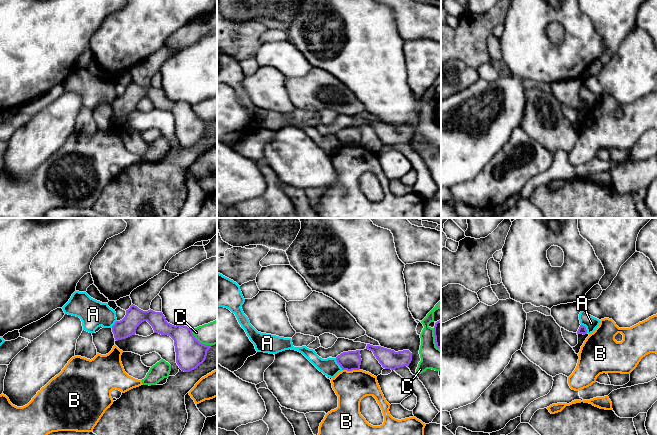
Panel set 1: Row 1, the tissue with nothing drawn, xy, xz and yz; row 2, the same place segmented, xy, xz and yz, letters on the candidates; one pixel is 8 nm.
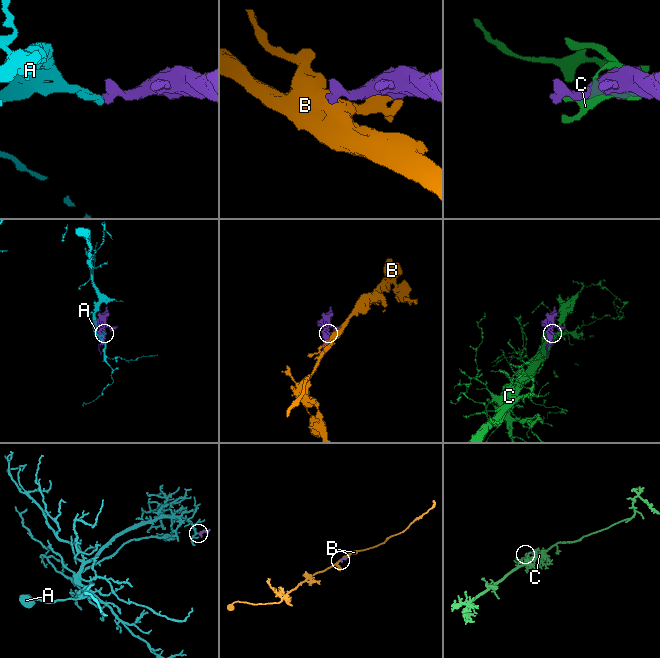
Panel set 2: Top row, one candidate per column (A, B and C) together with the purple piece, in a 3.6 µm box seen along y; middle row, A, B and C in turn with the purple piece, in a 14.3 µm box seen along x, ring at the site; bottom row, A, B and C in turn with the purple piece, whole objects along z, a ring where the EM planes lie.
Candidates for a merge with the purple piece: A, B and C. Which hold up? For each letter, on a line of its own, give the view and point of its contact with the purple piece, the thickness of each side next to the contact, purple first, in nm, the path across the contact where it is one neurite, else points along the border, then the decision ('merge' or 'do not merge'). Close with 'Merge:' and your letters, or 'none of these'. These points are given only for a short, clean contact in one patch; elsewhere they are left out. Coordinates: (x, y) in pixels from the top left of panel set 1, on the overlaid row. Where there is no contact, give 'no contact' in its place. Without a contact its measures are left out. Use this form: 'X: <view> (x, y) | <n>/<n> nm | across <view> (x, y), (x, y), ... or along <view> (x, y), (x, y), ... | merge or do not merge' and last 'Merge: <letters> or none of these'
A: xz (338, 363) | 160/140 nm | along xz (335, 358), (342, 369) | do not merge
B: xz (350, 370) | 160/260 nm | do not merge
C: xy (198, 341) | 240/190 nm | do not merge
Merge: none of these

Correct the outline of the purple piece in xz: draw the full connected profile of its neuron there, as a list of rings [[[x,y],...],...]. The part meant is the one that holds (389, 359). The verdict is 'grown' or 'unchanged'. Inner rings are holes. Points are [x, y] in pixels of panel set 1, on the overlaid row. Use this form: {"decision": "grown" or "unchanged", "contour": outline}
{"decision": "unchanged", "contour": [[[367,344],[366,349],[373,352],[376,359],[385,369],[395,370],[396,368],[409,366],[412,361],[412,353],[409,350],[395,352],[381,346]]]}

